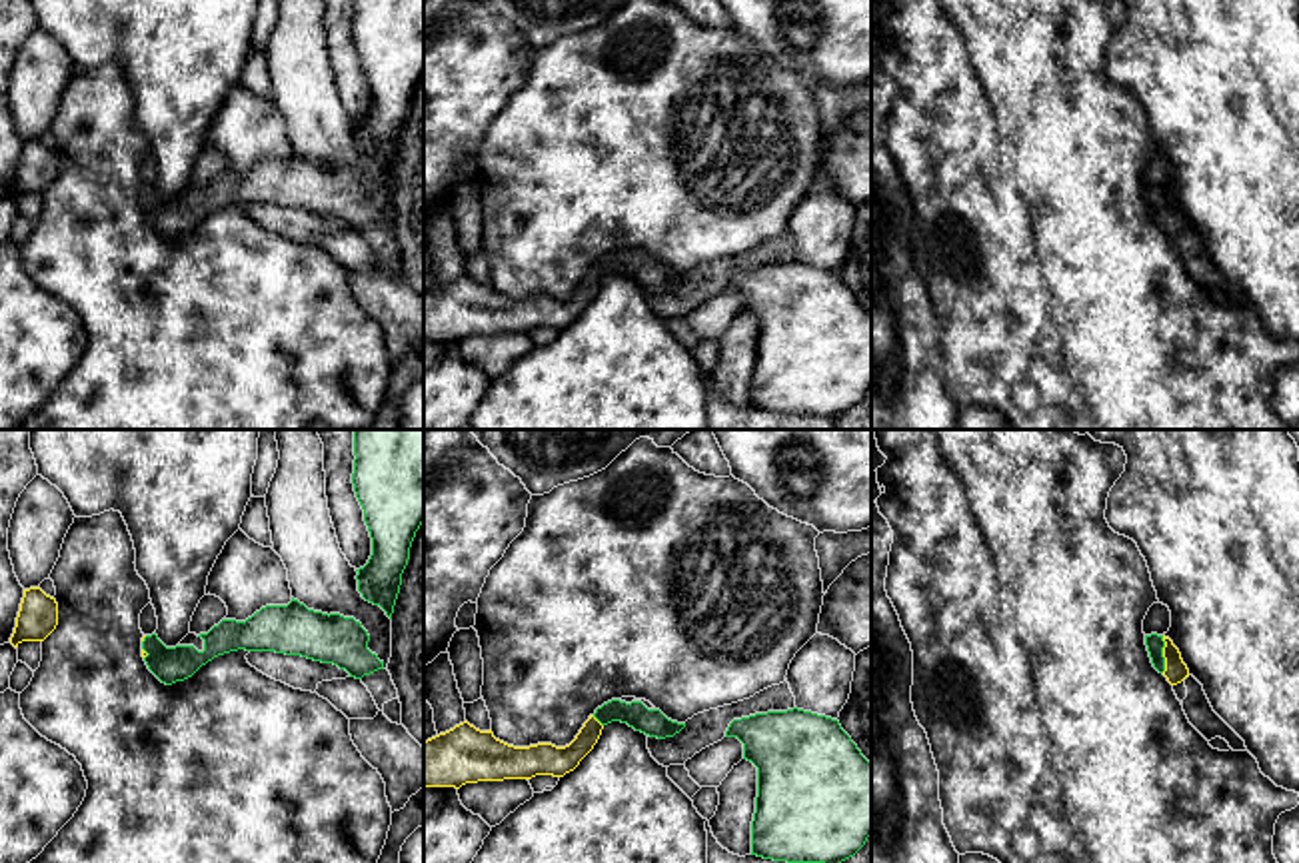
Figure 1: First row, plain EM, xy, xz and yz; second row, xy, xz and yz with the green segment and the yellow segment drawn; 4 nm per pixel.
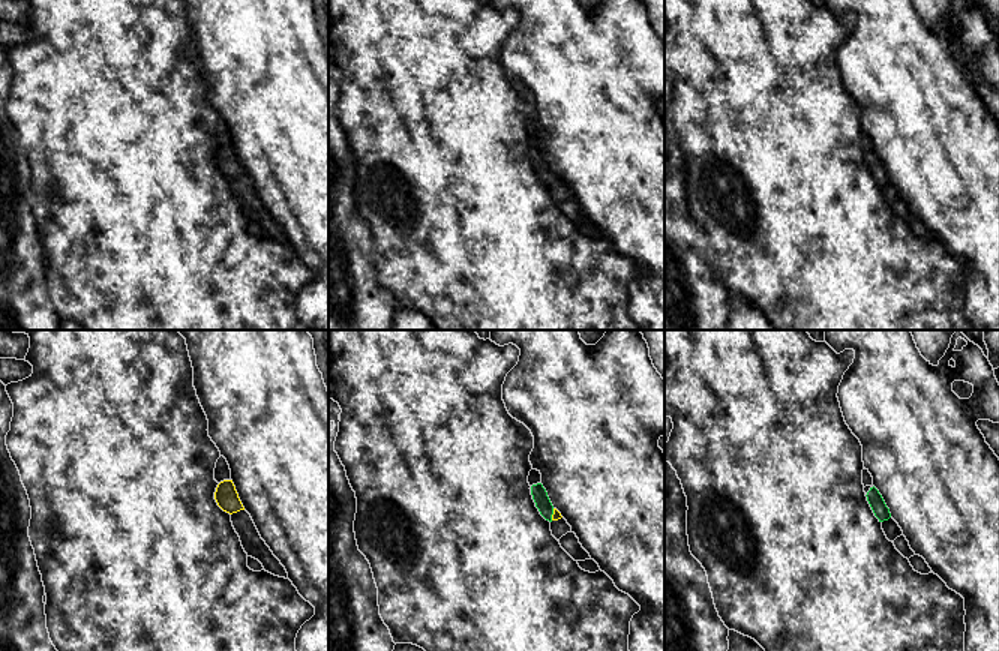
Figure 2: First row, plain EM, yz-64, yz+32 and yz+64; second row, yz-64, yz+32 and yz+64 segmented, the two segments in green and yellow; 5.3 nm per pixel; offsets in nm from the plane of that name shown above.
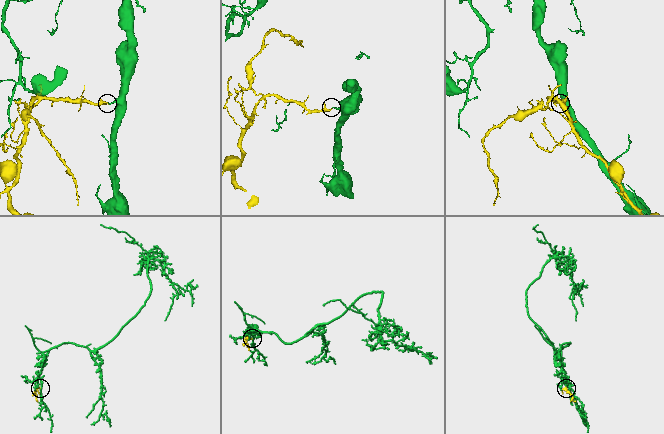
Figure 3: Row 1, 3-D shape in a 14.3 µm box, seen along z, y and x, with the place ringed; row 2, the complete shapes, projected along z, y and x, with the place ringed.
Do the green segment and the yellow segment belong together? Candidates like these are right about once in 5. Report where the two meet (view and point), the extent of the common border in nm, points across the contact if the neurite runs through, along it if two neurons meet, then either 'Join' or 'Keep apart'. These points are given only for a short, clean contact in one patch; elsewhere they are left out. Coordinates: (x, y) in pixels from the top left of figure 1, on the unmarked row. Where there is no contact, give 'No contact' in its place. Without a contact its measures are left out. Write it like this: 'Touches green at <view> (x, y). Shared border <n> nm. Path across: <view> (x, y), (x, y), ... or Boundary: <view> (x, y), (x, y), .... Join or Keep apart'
Touches green at yz (1162, 206). Shared border 150 nm. Path across: yz (1154, 194), (1162, 206), (1176, 222). Join

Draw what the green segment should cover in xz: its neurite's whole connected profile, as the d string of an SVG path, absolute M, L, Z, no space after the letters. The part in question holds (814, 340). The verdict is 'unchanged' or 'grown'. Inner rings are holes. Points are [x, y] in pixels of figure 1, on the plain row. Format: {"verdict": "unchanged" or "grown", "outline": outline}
{"verdict": "unchanged", "outline": "M797 260L767 264L733 272L725 290L737 290L743 312L757 320L751 408L837 420L865 398L871 388L871 314L837 272Z"}

